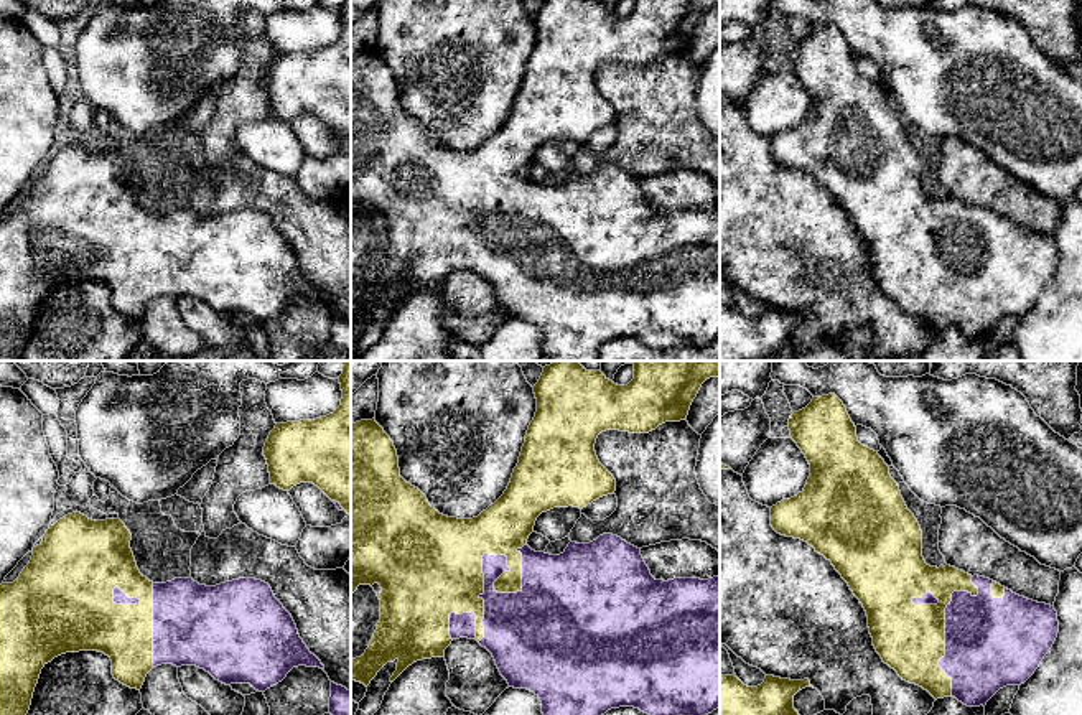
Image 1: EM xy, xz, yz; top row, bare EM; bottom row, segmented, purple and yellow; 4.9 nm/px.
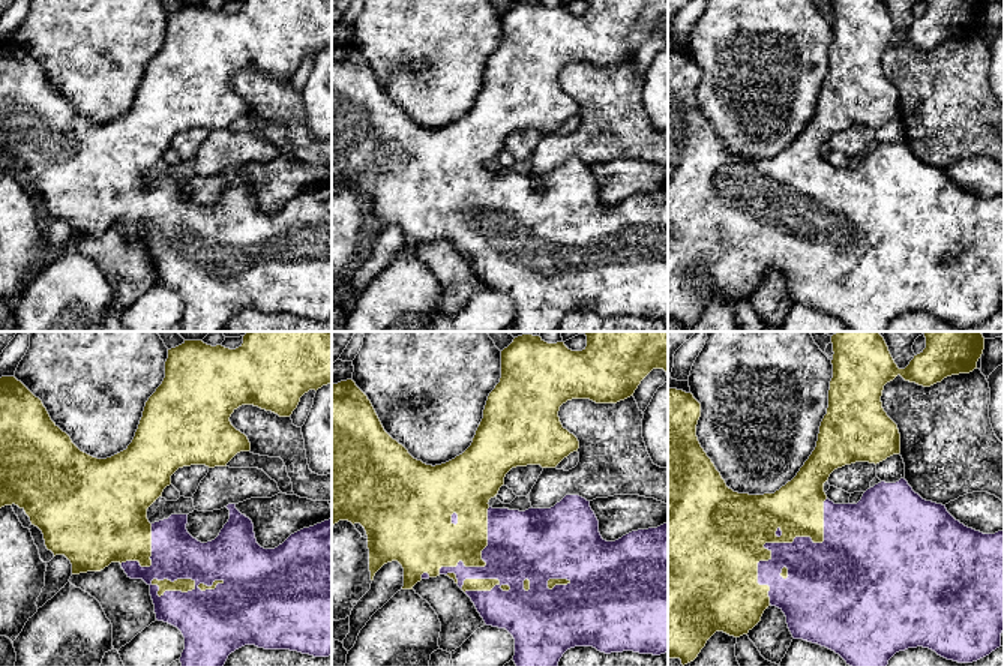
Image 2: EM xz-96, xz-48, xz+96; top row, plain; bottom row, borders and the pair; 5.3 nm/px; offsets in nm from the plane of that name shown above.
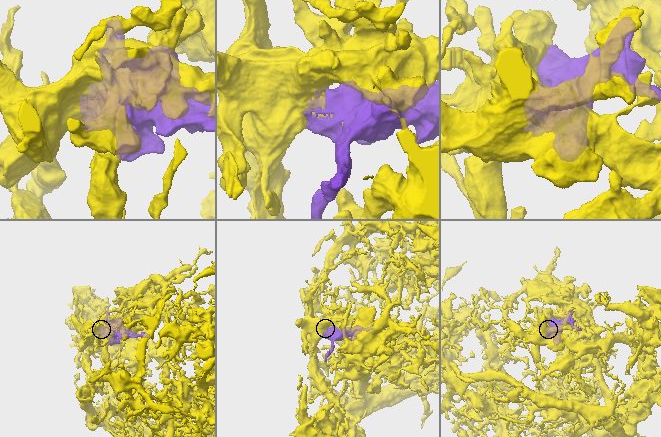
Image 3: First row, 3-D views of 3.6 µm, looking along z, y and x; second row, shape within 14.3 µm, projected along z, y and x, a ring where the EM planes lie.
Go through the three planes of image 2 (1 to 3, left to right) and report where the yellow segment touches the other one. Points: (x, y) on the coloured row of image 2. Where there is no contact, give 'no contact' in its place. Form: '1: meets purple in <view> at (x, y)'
1: meets purple in xz-96 at (186, 578)
2: meets purple in xz-48 at (483, 560)
3: meets purple in xz+96 at (779, 543)

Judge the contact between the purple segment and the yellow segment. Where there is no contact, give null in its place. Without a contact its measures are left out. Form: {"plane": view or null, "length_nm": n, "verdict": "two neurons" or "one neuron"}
{"plane": "xz", "length_nm": 550, "verdict": "one neuron"}

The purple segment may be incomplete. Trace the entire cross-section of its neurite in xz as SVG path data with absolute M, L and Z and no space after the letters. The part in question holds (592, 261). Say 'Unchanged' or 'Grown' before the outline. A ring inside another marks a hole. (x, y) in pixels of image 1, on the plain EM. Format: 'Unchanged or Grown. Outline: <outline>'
Grown. Outline: M543 0L539 13L534 16L537 30L537 43L529 56L525 74L522 77L519 94L514 99L511 114L504 125L473 150L458 150L440 145L430 137L427 127L400 107L399 87L390 68L372 51L361 51L351 56L351 226L359 216L379 214L382 222L380 250L372 272L361 288L351 292L351 310L366 318L387 295L397 293L397 301L390 308L394 313L408 297L422 290L443 288L445 280L453 270L476 270L486 278L509 318L527 320L542 333L543 354L550 361L598 361L598 351L611 339L634 338L655 349L693 348L700 349L720 339L720 206L700 209L674 209L655 211L646 196L641 180L627 175L618 166L603 165L590 175L570 173L563 185L550 186L535 183L527 176L529 166L534 163L537 148L553 138L586 138L593 132L614 125L616 110L599 94L595 74L601 63L619 61L629 64L649 64L665 53L685 51L693 30L702 15L710 8L720 8L720 0L634 0L634 10L627 16L618 16L601 2L586 0Z

